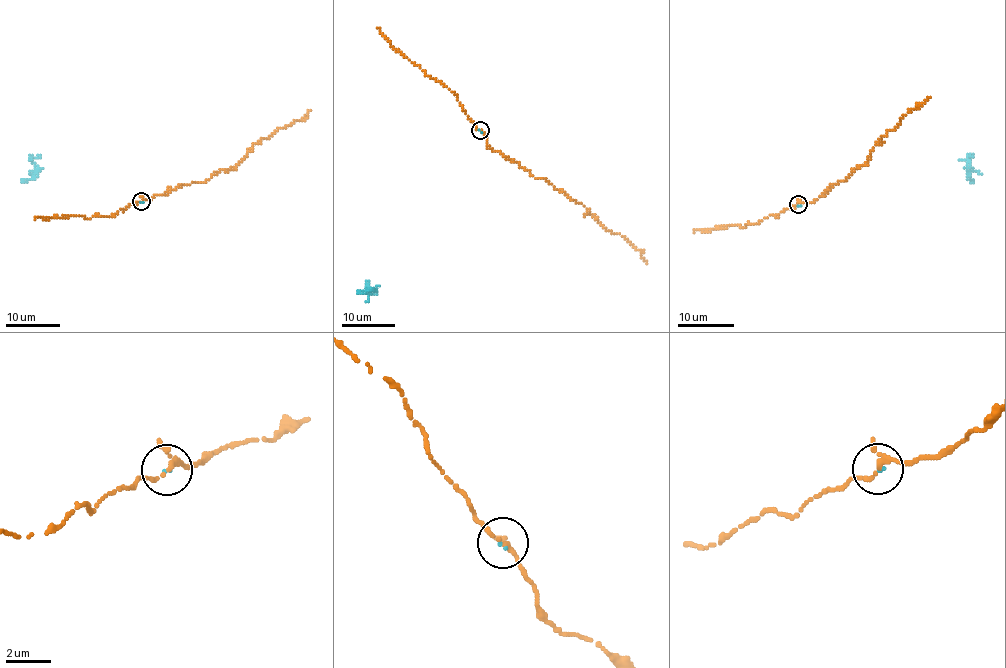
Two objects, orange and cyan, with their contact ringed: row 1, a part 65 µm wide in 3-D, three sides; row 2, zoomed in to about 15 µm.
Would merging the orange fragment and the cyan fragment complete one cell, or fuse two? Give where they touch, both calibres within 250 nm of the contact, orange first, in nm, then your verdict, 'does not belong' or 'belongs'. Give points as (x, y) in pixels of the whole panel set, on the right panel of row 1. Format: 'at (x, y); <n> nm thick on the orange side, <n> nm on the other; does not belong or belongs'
at (798, 204); 190 nm thick on the orange side, 110 nm on the other; belongs

